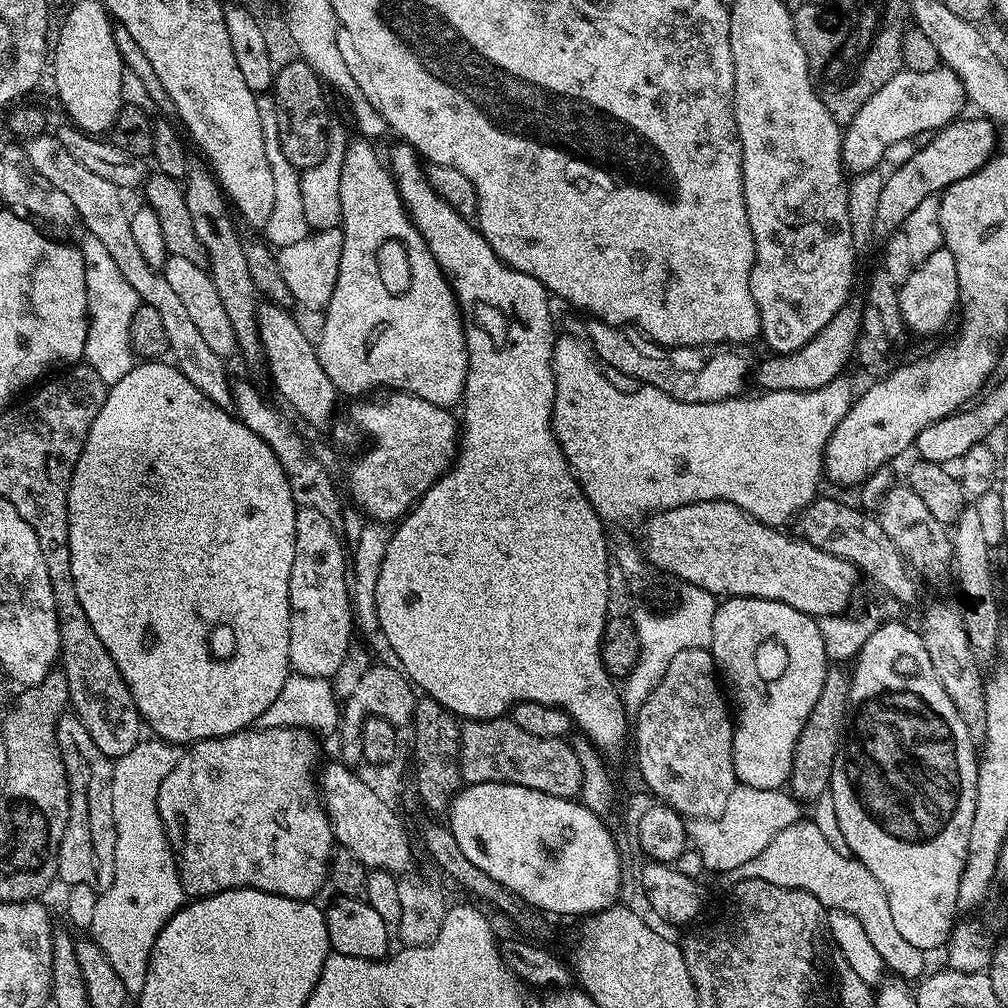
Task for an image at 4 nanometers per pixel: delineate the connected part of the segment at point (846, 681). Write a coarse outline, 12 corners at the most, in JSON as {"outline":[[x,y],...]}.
{"outline":[[829,666],[798,734],[786,788],[797,802],[829,791],[852,673]]}

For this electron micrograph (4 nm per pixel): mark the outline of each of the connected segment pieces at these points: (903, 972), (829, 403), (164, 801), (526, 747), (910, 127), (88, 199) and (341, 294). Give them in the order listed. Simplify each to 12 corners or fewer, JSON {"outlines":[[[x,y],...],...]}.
{"outlines":[[[811,819],[774,834],[723,873],[812,892],[862,922],[889,973],[925,975],[926,953],[898,934],[878,878],[838,854]],[[552,345],[552,429],[605,522],[817,499],[854,391],[691,404]],[[307,728],[197,740],[156,805],[185,897],[312,900]],[[511,718],[460,725],[460,779],[576,798],[567,739]],[[954,70],[896,72],[843,129],[852,174],[964,112]],[[55,134],[23,145],[140,303],[162,317],[171,363],[231,409],[225,361],[161,271],[142,258],[114,182]],[[367,139],[315,341],[337,393],[461,403],[456,296]]]}

